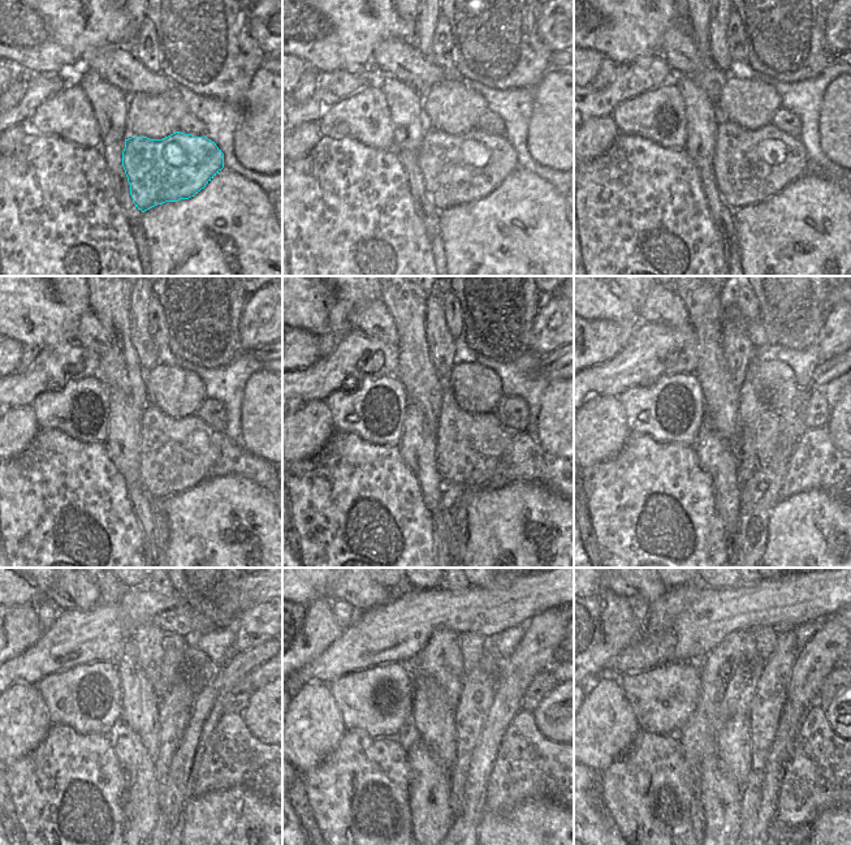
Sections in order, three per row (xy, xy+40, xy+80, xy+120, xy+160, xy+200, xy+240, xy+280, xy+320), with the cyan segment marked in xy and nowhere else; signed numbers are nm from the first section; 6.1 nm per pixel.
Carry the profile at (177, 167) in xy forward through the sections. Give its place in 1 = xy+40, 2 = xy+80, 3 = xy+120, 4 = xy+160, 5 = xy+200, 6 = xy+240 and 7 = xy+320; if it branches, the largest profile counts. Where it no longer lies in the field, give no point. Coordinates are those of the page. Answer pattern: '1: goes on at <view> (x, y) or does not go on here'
1: goes on at xy+40 (457, 169)
2: goes on at xy+80 (750, 167)
3: goes on at xy+120 (176, 453)
4: goes on at xy+160 (470, 445)
5: goes on at xy+200 (756, 419)
6: goes on at xy+240 (175, 646)
7: goes on at xy+320 (764, 637)

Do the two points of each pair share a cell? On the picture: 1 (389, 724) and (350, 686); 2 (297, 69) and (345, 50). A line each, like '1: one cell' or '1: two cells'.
1: one cell
2: two cells

